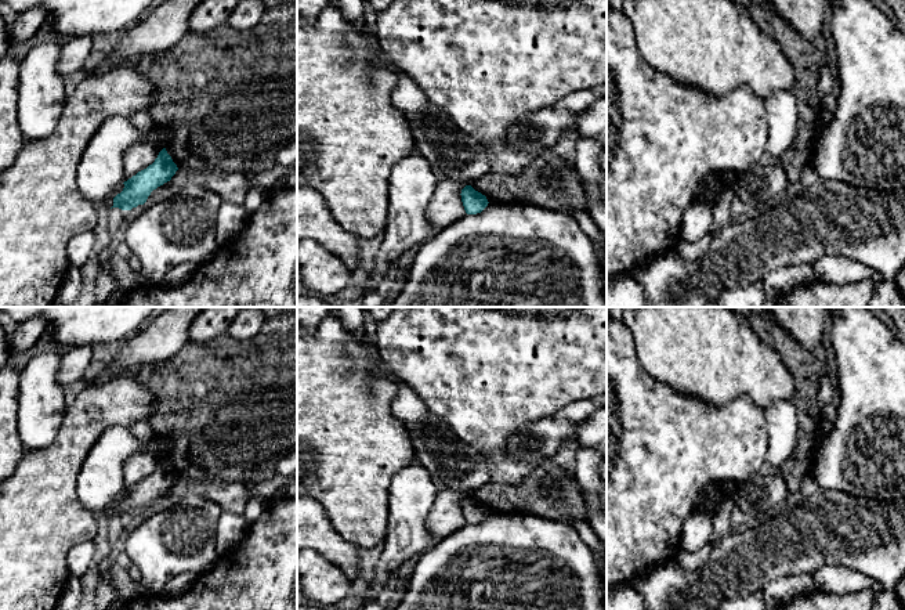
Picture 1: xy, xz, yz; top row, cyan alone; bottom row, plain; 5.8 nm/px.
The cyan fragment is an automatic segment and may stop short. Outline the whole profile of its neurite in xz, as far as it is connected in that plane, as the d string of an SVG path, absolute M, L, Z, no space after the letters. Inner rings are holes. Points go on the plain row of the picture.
M466 495L460 505L467 524L481 523L489 513L486 506L475 501L471 495Z

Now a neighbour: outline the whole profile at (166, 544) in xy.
M187 494L169 510L145 512L126 528L120 548L141 573L145 593L163 593L166 584L181 574L200 575L217 559L216 533L222 509L200 495Z

